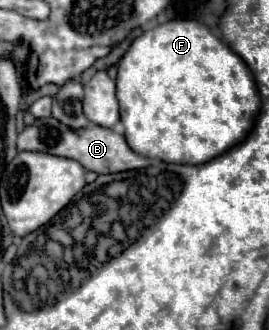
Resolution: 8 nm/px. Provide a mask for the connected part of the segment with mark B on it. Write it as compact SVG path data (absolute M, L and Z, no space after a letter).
M42 118L42 120L36 120L34 126L24 128L24 132L18 134L18 150L48 152L52 156L78 160L86 170L92 170L96 174L112 174L112 172L124 172L124 170L136 170L136 168L148 166L148 158L136 154L126 144L122 134L114 134L112 130L102 126L70 130L64 124L60 124L56 118Z

